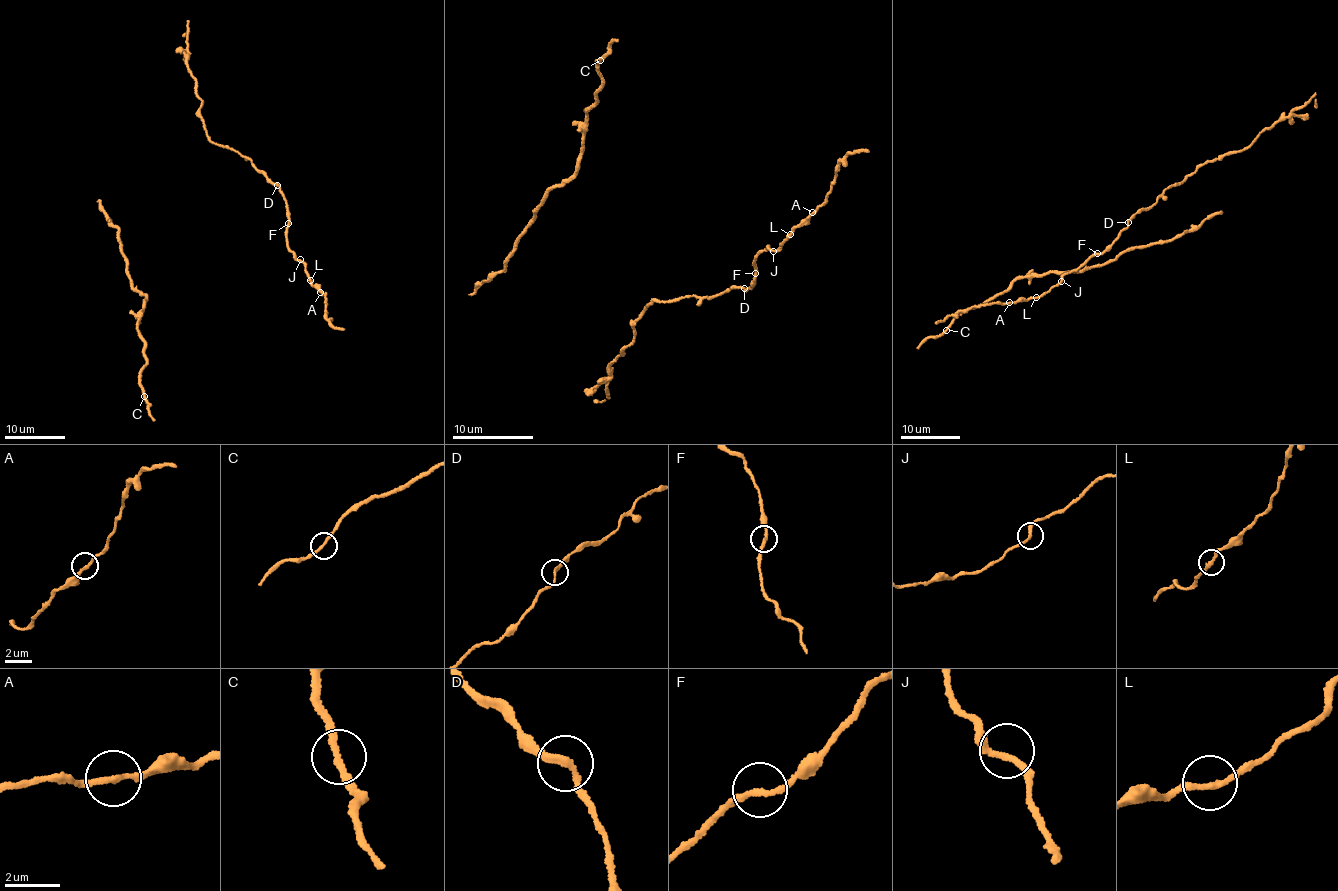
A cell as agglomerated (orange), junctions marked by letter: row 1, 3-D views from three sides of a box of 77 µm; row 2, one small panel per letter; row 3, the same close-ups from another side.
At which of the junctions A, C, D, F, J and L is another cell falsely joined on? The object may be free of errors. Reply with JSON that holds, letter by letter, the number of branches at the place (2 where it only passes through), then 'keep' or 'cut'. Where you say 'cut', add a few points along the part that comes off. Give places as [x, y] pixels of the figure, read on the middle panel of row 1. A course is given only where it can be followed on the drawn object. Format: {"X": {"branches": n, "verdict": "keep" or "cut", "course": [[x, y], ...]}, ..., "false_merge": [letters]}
{"A": {"branches": 2, "verdict": "keep"}, "C": {"branches": 2, "verdict": "keep"}, "D": {"branches": 2, "verdict": "keep"}, "F": {"branches": 2, "verdict": "keep"}, "J": {"branches": 2, "verdict": "keep"}, "L": {"branches": 2, "verdict": "keep"}, "false_merge": []}

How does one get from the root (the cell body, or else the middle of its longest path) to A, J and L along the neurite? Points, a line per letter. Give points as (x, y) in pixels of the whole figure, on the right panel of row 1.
A: (1186, 176), (1129, 219), (1121, 235), (1100, 253), (1066, 273), (1047, 291), (1009, 302)
J: (1186, 176), (1163, 190), (1157, 201), (1129, 219), (1115, 241), (1066, 273), (1061, 281)
L: (1186, 176), (1129, 219), (1121, 235), (1100, 253), (1093, 254), (1036, 297)

